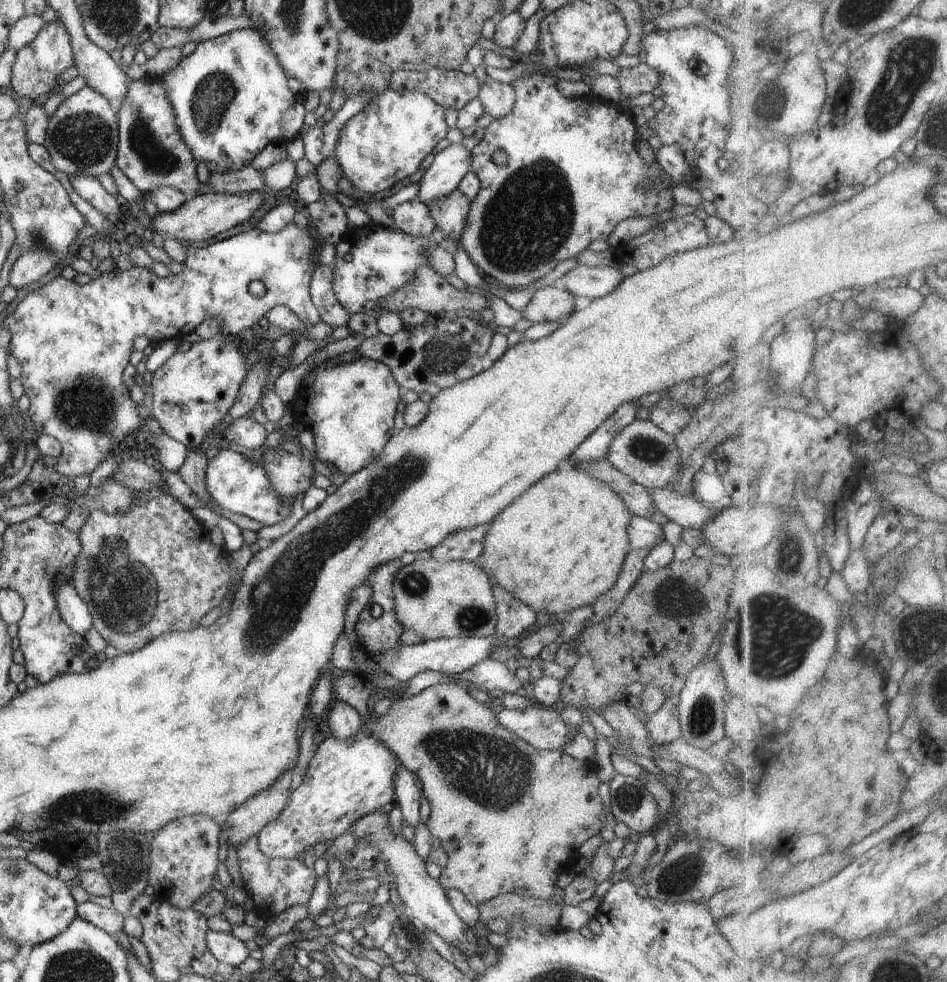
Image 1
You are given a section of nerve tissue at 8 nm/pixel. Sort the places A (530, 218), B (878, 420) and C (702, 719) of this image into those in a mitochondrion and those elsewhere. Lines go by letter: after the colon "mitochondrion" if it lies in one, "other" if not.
A: mitochondrion
B: other
C: mitochondrion

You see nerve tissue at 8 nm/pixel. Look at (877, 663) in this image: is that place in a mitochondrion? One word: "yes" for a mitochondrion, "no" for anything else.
no

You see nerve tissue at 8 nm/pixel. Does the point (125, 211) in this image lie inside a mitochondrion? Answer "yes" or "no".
no

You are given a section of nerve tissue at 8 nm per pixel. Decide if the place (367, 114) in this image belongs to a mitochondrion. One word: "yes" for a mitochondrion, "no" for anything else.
no

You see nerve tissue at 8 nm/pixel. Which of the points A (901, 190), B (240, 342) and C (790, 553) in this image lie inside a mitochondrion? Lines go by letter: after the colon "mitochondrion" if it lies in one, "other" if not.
A: other
B: other
C: mitochondrion

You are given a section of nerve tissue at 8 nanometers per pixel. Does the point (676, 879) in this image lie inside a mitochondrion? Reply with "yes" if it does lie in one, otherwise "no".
yes

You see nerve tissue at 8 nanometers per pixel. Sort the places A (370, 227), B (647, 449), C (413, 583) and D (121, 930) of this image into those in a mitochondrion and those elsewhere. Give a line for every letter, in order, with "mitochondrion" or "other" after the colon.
A: other
B: mitochondrion
C: mitochondrion
D: other

